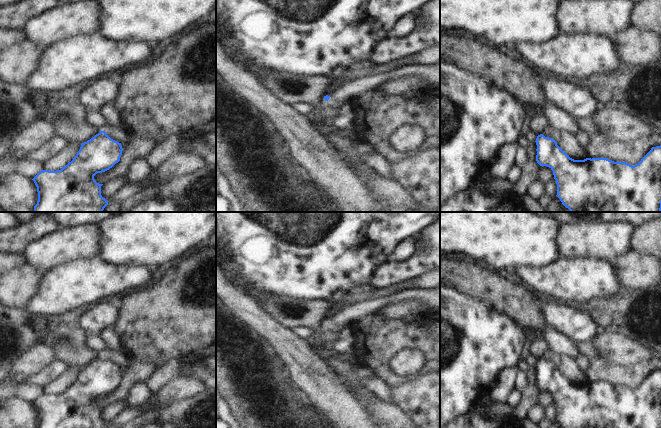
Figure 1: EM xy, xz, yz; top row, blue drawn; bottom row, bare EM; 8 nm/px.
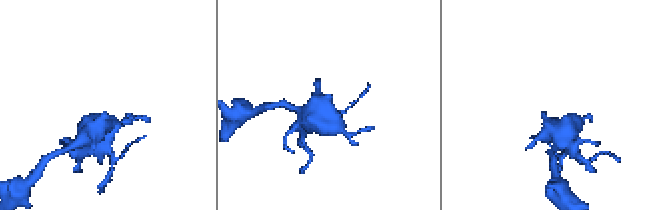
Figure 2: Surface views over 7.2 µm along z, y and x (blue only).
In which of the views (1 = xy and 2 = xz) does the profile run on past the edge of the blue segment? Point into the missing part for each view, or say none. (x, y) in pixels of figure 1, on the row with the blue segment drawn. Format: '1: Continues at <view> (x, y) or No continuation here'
1: No continuation here
2: No continuation here.

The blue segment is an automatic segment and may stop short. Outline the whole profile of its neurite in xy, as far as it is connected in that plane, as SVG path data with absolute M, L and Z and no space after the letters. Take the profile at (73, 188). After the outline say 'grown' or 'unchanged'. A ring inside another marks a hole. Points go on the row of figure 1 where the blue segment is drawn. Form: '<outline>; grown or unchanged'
M100 131L93 138L82 143L73 160L61 170L40 171L32 179L38 192L34 212L102 212L108 201L101 195L103 184L97 183L94 176L118 163L122 151L121 143L111 139L105 131Z; unchanged

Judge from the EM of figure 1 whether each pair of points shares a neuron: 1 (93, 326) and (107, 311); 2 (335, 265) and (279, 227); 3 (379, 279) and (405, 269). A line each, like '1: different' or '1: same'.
1: same
2: same
3: same

